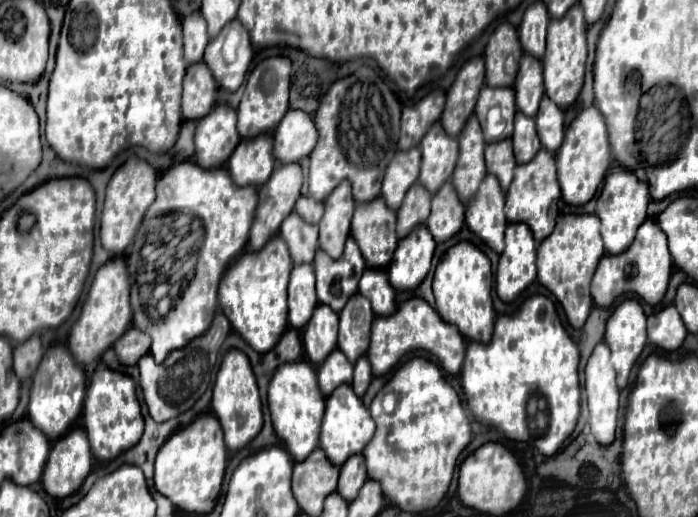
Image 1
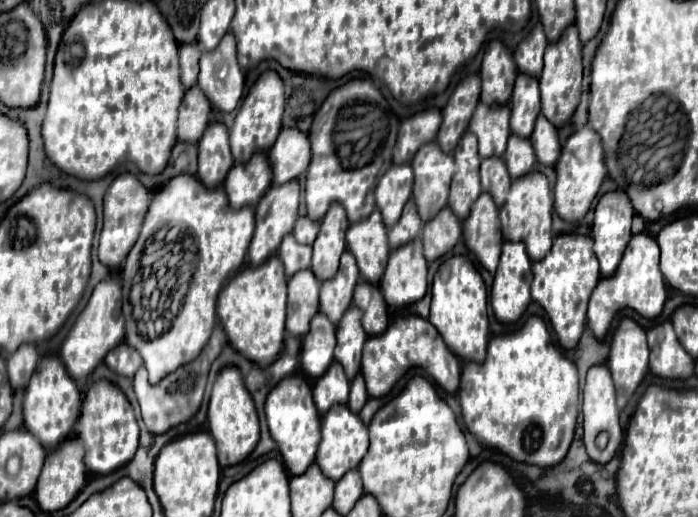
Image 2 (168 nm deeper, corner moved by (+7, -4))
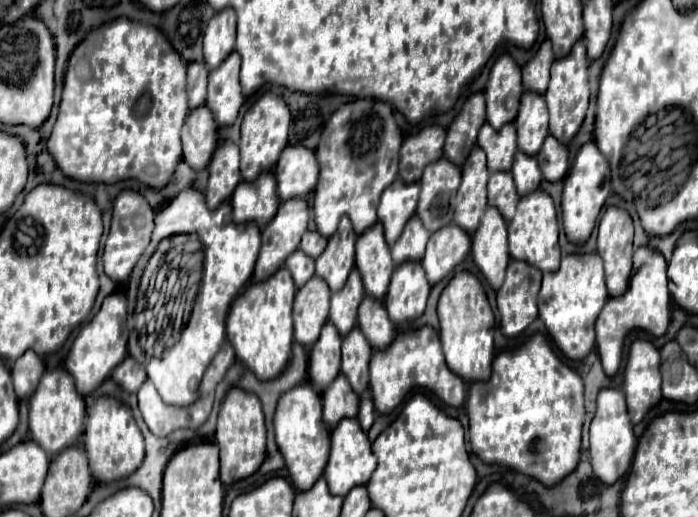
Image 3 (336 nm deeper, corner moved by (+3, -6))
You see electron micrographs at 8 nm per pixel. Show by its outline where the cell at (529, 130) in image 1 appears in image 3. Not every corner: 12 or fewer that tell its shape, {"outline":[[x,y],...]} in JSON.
{"outline":[[515,155],[511,175],[519,197],[537,191],[543,181],[535,157]]}

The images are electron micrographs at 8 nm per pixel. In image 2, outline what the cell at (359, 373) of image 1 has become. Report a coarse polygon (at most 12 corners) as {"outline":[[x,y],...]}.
{"outline":[[361,373],[351,381],[349,409],[359,413],[367,401]]}

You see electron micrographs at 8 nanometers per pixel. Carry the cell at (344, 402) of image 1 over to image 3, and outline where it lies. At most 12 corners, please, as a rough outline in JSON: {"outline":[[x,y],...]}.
{"outline":[[357,419],[331,431],[331,495],[367,485],[377,457]]}

